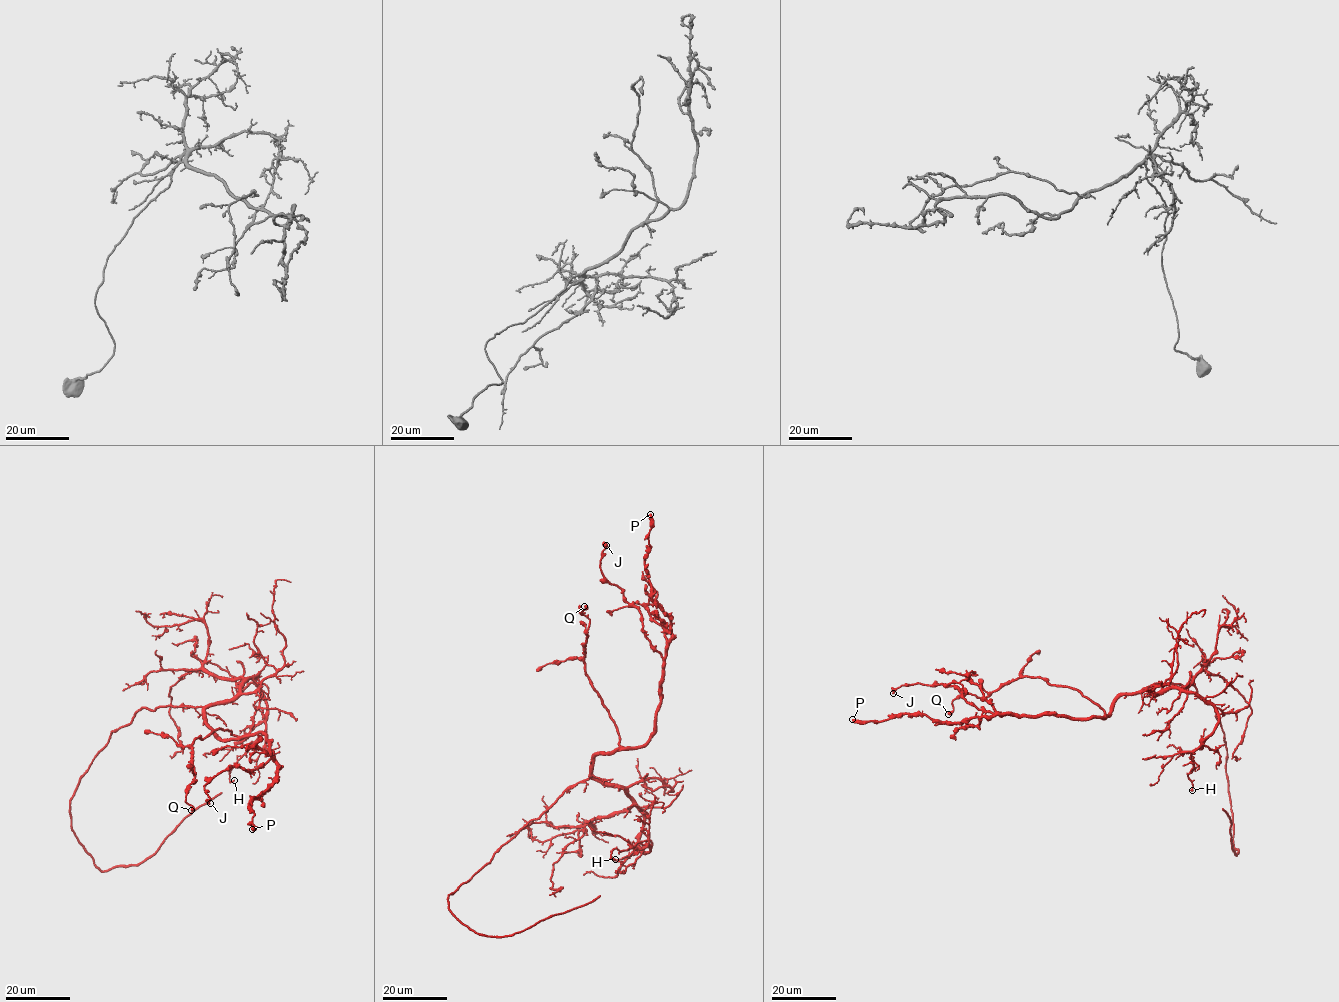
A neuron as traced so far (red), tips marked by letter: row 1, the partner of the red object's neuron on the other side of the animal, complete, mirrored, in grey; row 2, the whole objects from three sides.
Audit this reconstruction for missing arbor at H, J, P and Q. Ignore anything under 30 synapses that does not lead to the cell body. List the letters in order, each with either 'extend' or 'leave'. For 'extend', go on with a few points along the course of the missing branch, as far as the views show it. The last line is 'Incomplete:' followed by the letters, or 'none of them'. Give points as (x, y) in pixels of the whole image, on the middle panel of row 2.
H: leave
J: leave
P: leave
Q: leave
Incomplete: none of them

